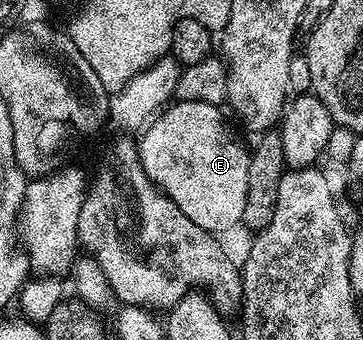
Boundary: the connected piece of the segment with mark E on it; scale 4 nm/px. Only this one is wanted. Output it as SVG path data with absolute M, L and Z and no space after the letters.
M178 101L146 128L140 142L143 169L183 213L213 233L241 224L247 199L250 151L228 127L220 107L205 102Z

